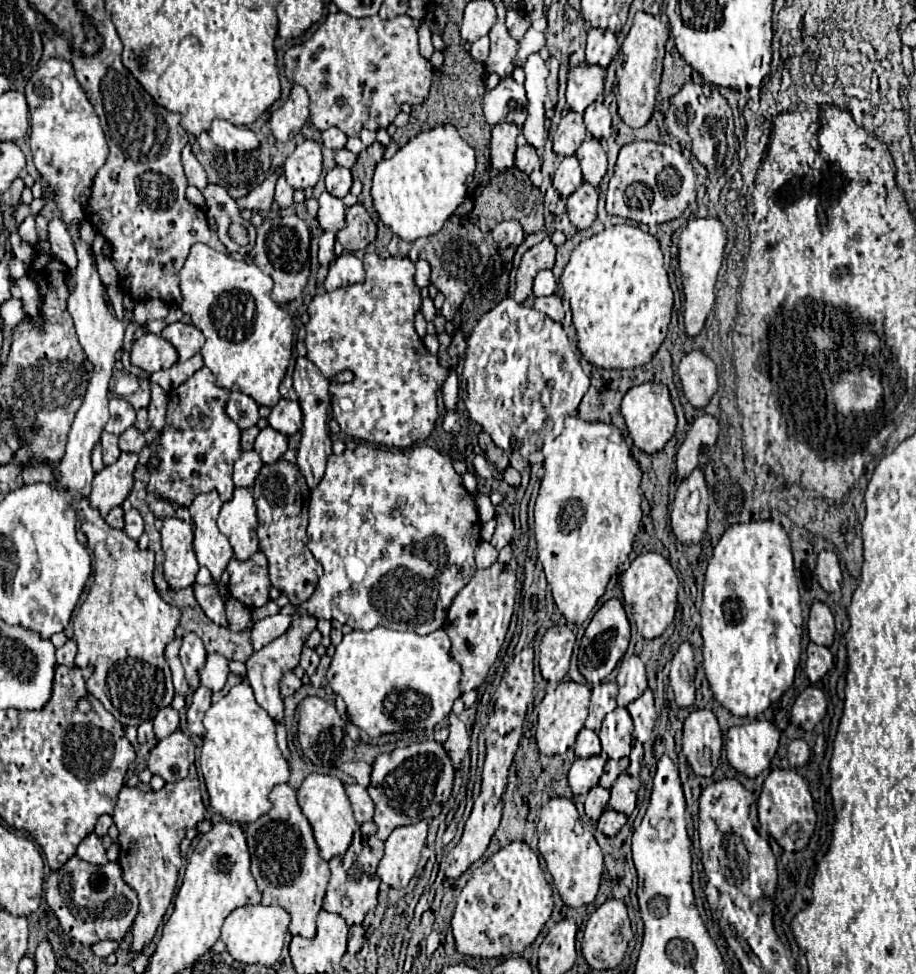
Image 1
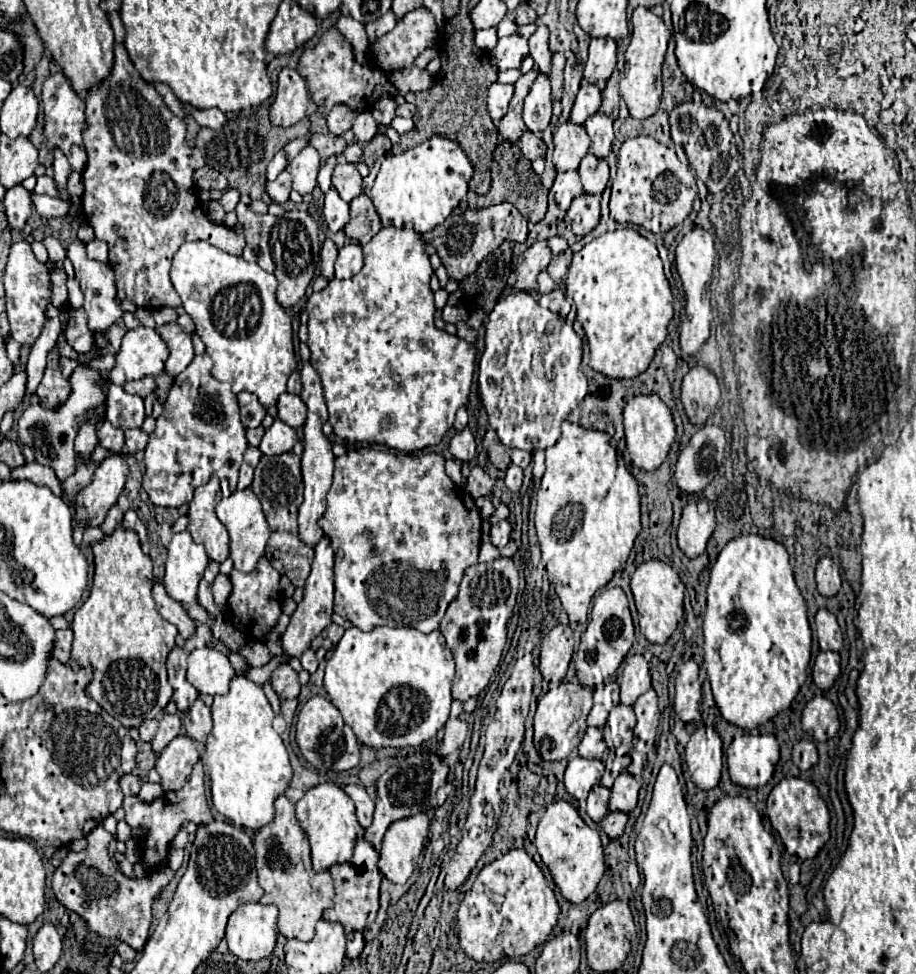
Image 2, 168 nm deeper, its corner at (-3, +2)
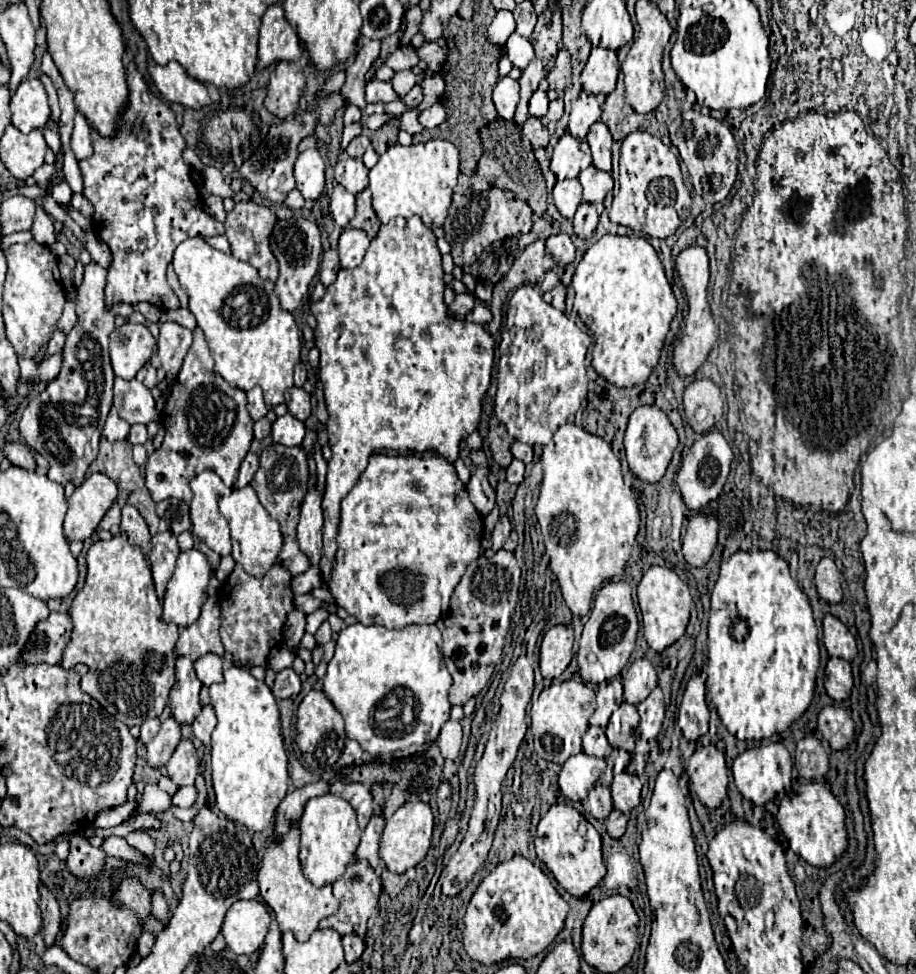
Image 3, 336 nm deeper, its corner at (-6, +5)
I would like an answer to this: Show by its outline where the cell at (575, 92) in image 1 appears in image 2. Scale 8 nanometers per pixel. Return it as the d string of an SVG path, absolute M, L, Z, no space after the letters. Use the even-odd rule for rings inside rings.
M582 79L580 91L578 91L576 99L574 99L570 121L582 125L590 115L594 115L600 109L600 101L602 101L602 95L600 95L598 85L588 83L586 79Z

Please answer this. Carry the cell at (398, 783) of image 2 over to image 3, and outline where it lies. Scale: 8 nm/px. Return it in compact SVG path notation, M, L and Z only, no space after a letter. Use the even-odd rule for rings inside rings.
M383 814L379 816L373 816L363 832L363 838L361 838L361 844L355 852L355 862L361 862L365 860L371 868L377 868L381 864L381 858L379 858L379 838L381 838L381 832L383 832L383 826L385 826L385 818Z

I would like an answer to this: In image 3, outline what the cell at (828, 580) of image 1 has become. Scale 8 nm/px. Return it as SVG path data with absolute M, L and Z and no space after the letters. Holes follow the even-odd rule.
M823 558L817 566L815 572L815 584L819 596L827 604L837 604L843 598L843 588L841 588L841 574L831 558Z

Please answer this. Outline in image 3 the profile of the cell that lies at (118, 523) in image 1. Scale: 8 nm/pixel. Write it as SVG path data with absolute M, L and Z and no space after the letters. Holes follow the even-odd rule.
M113 504L107 514L103 516L103 520L99 522L97 526L97 532L99 530L109 530L111 534L119 534L119 522L121 522L121 508L117 504Z

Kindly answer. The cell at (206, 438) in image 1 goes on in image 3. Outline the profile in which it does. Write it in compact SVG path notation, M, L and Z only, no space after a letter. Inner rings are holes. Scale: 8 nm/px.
M195 328L193 336L193 344L183 360L177 382L165 402L163 444L149 456L145 466L147 488L155 502L165 498L191 502L193 494L189 480L207 468L215 470L225 486L231 488L253 440L253 420L247 412L245 392L229 386L219 374L215 374L213 358L203 332Z

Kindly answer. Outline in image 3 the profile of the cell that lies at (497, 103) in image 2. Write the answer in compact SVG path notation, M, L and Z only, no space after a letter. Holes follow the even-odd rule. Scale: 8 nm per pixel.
M501 78L497 86L493 88L493 102L497 108L497 114L505 120L513 120L515 106L519 102L519 82L513 78Z

